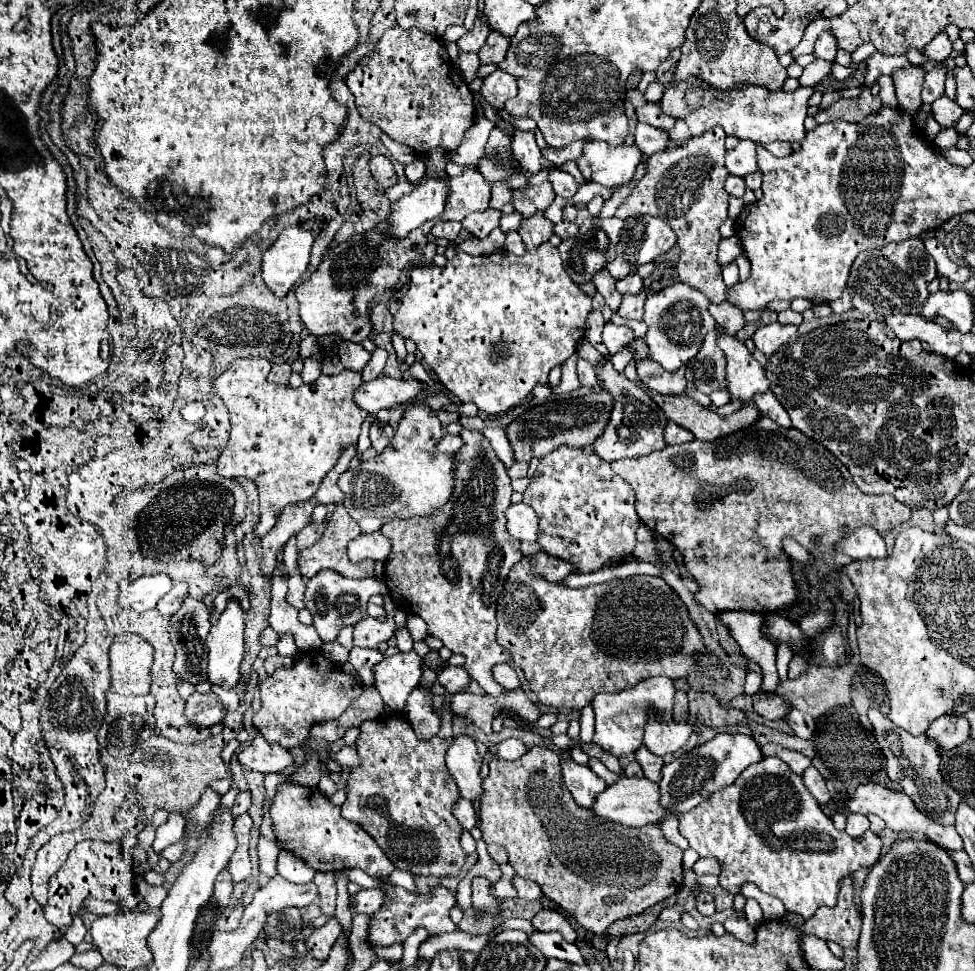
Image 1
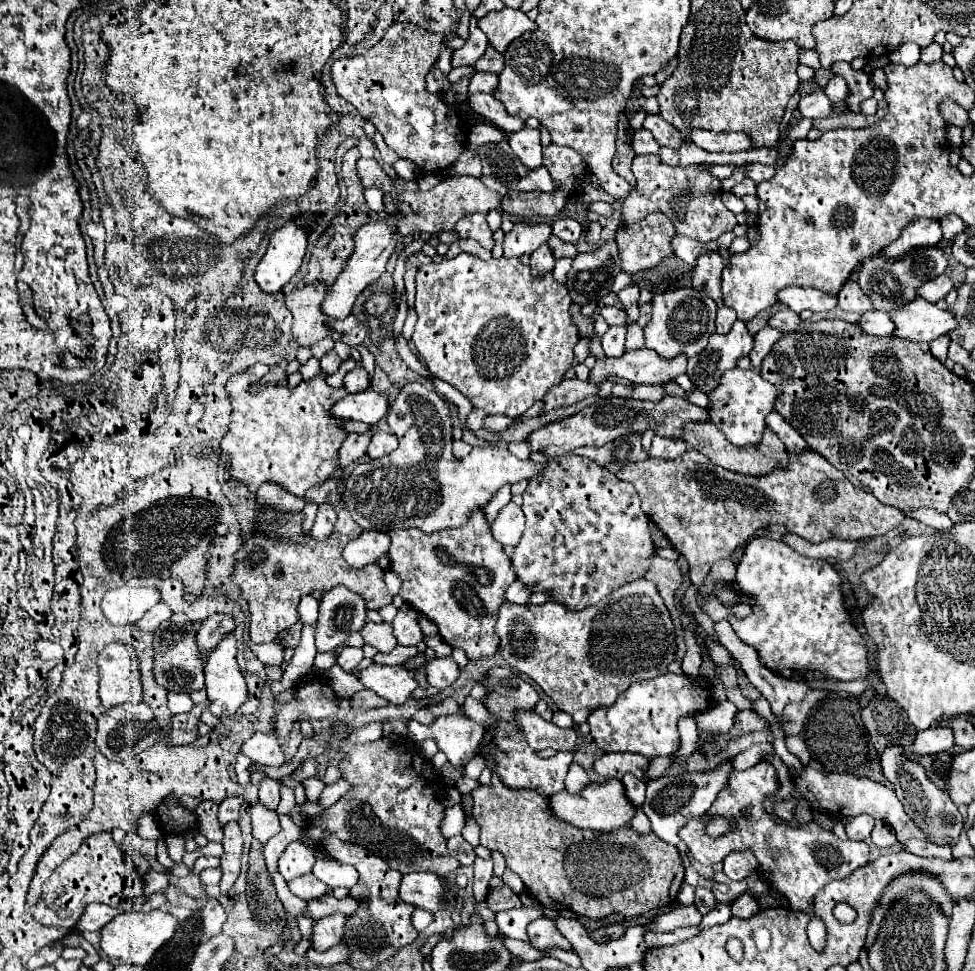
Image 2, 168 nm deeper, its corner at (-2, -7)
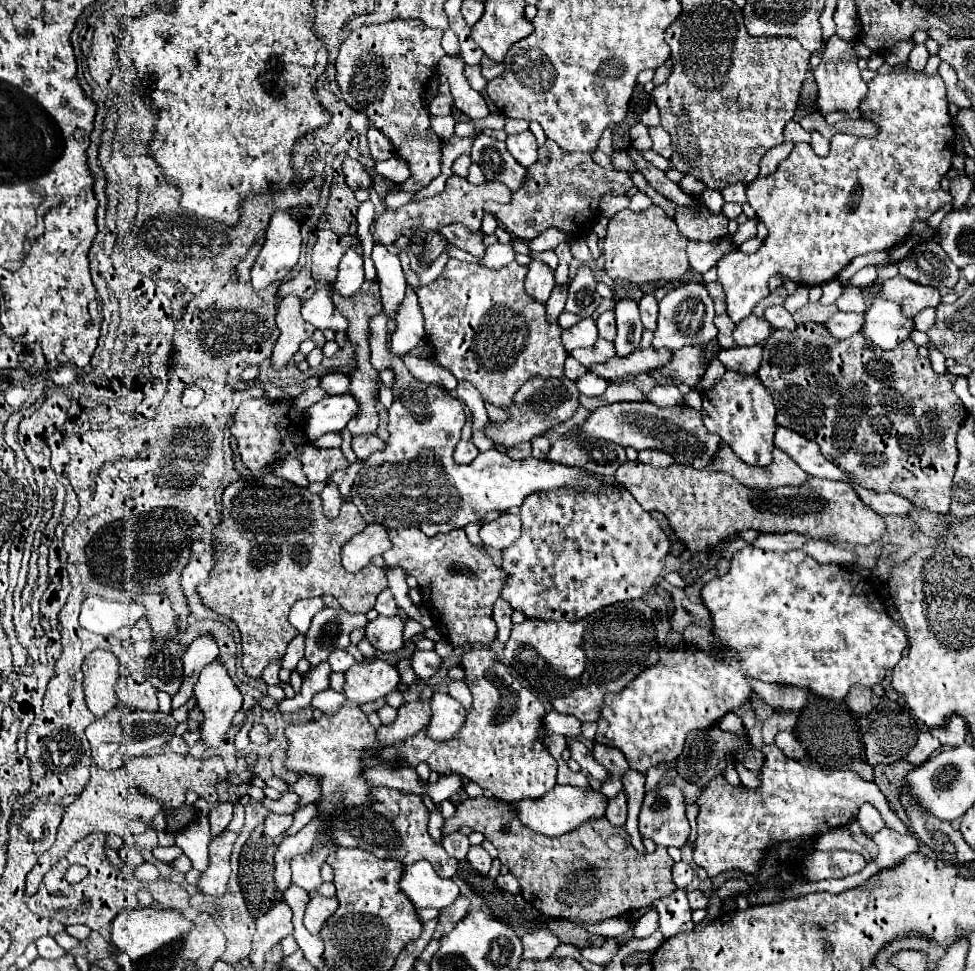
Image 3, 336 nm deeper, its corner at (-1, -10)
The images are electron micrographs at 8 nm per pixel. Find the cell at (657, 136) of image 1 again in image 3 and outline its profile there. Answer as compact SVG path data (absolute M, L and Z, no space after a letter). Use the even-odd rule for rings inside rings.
M636 124L630 130L630 138L632 138L632 146L636 150L650 150L652 148L652 140L648 134L648 128L644 124Z

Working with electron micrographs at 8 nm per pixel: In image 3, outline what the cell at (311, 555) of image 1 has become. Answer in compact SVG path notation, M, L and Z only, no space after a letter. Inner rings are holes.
M272 470L242 476L230 486L226 486L222 494L222 512L220 524L212 530L214 534L214 566L204 582L196 586L200 602L228 618L240 630L242 640L242 668L250 678L262 680L262 670L270 662L280 662L288 642L298 636L298 630L288 622L290 608L300 598L312 596L334 596L340 606L352 614L366 614L374 608L376 596L388 586L386 576L380 568L368 564L356 574L348 574L340 564L340 548L354 534L362 532L366 522L354 502L344 502L340 506L338 518L328 520L320 512L320 496L312 494L308 488L296 486L294 482L276 476Z

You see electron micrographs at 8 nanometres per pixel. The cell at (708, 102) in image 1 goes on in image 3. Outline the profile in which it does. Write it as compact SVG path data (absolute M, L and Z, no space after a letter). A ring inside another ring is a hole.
M834 34L826 44L820 66L814 70L814 76L816 76L816 82L818 82L818 110L822 114L836 112L836 110L854 112L858 108L858 104L864 100L866 82L862 80L856 62L858 62L858 56L856 56L852 44L848 44L838 34Z

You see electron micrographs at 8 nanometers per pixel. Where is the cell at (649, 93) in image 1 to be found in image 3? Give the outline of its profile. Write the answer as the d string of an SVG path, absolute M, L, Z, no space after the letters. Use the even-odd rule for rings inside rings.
M652 102L652 104L648 106L648 110L642 114L642 122L644 122L646 126L658 126L658 124L660 124L660 114L658 114L658 108L656 108L654 102Z

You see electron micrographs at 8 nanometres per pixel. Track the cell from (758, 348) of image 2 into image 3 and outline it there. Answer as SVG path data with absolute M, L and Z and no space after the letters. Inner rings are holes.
M762 344L750 346L750 348L728 348L718 352L718 360L724 364L726 370L744 372L744 374L756 374L760 360L762 360Z

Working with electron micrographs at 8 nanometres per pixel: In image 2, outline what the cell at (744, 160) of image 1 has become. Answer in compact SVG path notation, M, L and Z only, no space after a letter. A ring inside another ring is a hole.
M761 163L745 165L745 177L755 181L755 183L769 181L773 175L775 175L775 167L767 167L767 165L761 165Z

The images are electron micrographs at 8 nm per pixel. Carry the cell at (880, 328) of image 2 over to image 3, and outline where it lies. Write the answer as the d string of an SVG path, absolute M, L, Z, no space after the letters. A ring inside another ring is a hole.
M836 312L834 316L830 316L824 326L826 330L834 336L834 338L848 338L848 336L854 336L860 332L862 328L862 320L864 320L864 314L852 314L852 312Z

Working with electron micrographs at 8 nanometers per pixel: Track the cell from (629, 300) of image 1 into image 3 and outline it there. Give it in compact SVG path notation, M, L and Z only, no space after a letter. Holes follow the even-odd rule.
M652 294L644 296L640 300L640 316L642 316L644 328L654 332L656 330L656 316L658 316L658 302L656 302L656 298Z

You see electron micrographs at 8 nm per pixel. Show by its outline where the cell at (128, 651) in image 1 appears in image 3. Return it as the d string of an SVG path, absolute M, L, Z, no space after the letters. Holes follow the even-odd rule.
M94 650L84 658L84 698L88 710L92 710L96 718L102 718L118 702L118 666L118 658L108 650Z

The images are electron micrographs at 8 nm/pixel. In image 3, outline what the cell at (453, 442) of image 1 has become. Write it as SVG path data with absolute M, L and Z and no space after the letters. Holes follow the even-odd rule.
M460 440L456 450L454 450L454 460L460 464L470 464L478 454L478 448L474 446L472 440Z

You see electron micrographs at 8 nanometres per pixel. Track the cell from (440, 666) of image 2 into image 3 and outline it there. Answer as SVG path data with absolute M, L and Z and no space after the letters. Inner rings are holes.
M416 650L412 656L412 668L418 678L428 680L440 668L440 656L434 650Z

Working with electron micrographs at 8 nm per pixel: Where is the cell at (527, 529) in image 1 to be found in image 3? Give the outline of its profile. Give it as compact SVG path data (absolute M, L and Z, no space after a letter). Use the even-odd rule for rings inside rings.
M506 512L492 522L484 522L480 528L480 538L484 546L492 546L498 550L508 548L520 534L520 518Z

